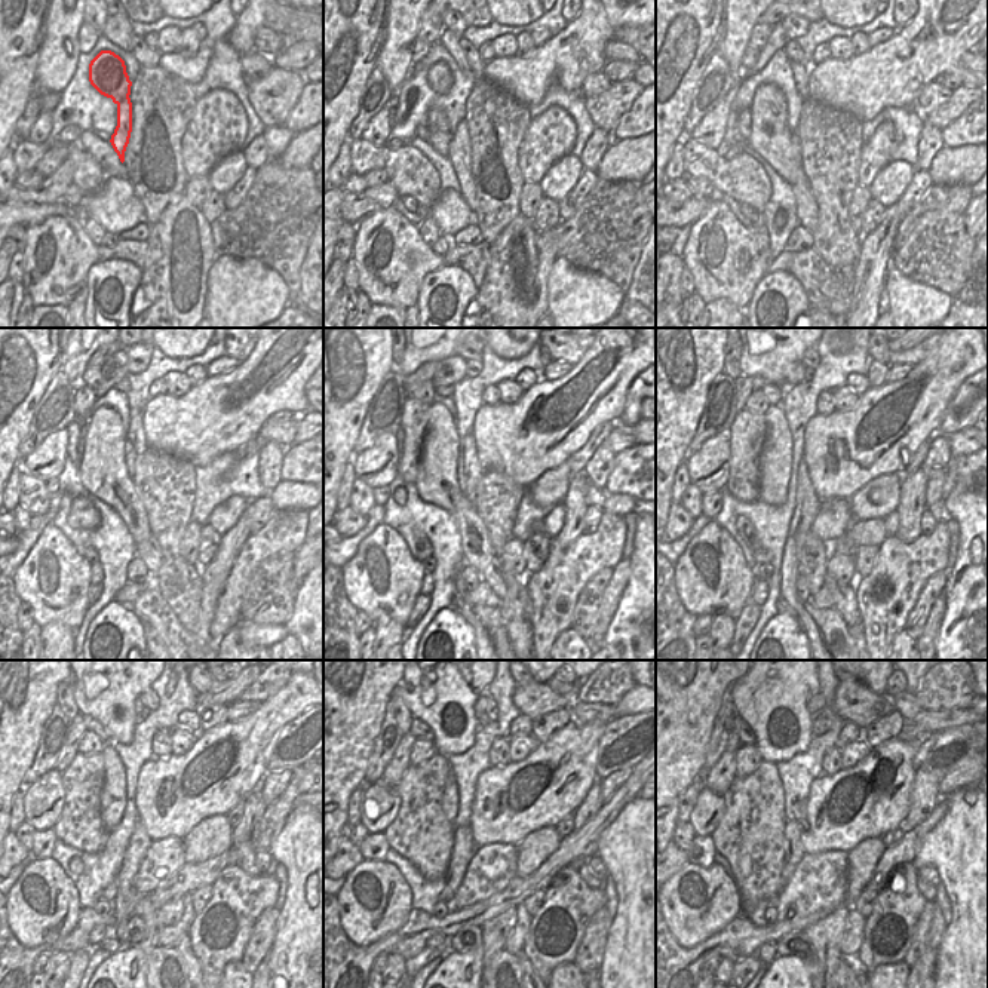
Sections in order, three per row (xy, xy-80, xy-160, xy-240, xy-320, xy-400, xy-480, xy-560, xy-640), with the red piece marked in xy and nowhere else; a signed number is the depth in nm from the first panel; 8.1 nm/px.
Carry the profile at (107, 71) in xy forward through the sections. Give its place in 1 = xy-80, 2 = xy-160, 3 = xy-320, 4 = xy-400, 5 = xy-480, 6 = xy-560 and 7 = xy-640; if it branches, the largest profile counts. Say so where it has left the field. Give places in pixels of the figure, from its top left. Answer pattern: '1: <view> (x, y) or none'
1: xy-80 (459, 156)
2: xy-160 (807, 211)
3: xy-320 (496, 585)
4: xy-400 (843, 598)
5: xy-480 (177, 936)
6: xy-560 (514, 944)
7: xy-640 (855, 930)

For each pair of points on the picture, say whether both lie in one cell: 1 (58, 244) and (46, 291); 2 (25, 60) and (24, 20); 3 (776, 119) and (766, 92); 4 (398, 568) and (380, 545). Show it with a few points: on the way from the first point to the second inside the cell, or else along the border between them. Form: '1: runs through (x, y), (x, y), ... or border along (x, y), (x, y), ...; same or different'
1: runs through (57, 255), (55, 269), (49, 279); same
2: runs through (24, 49), (24, 30); same
3: runs through (770, 113), (767, 98); same
4: runs through (392, 562), (383, 551); same

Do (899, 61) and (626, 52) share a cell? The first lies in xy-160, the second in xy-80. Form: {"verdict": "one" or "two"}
{"verdict": "two"}

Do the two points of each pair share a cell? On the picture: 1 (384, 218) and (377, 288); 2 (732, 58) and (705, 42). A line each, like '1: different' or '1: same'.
1: same
2: different

